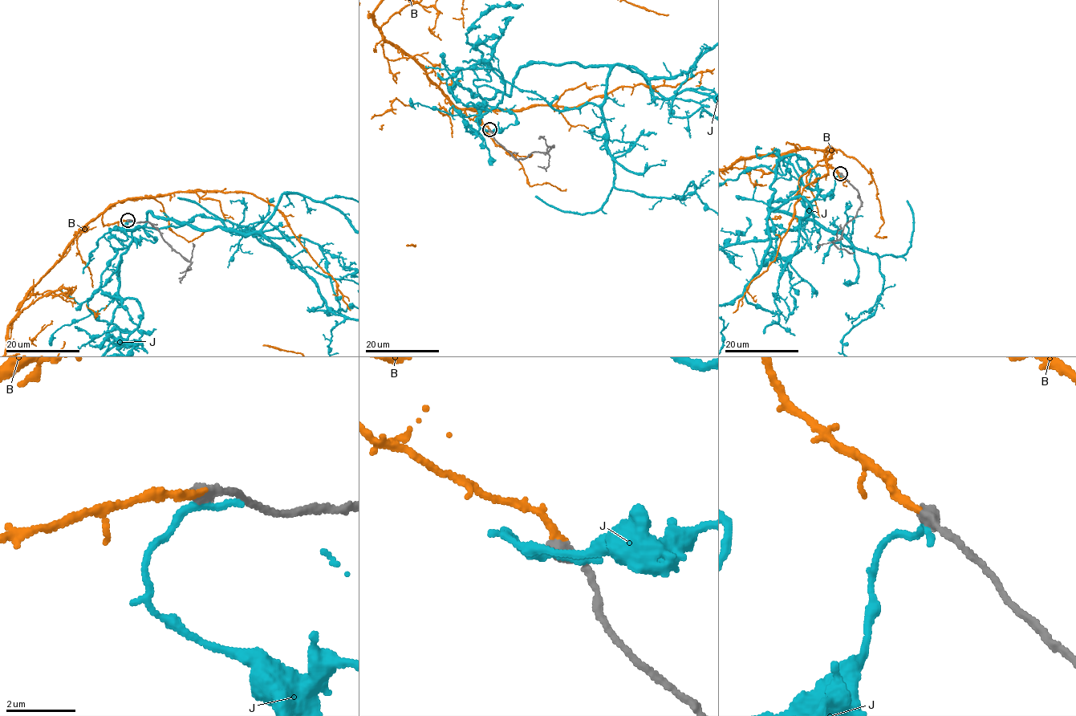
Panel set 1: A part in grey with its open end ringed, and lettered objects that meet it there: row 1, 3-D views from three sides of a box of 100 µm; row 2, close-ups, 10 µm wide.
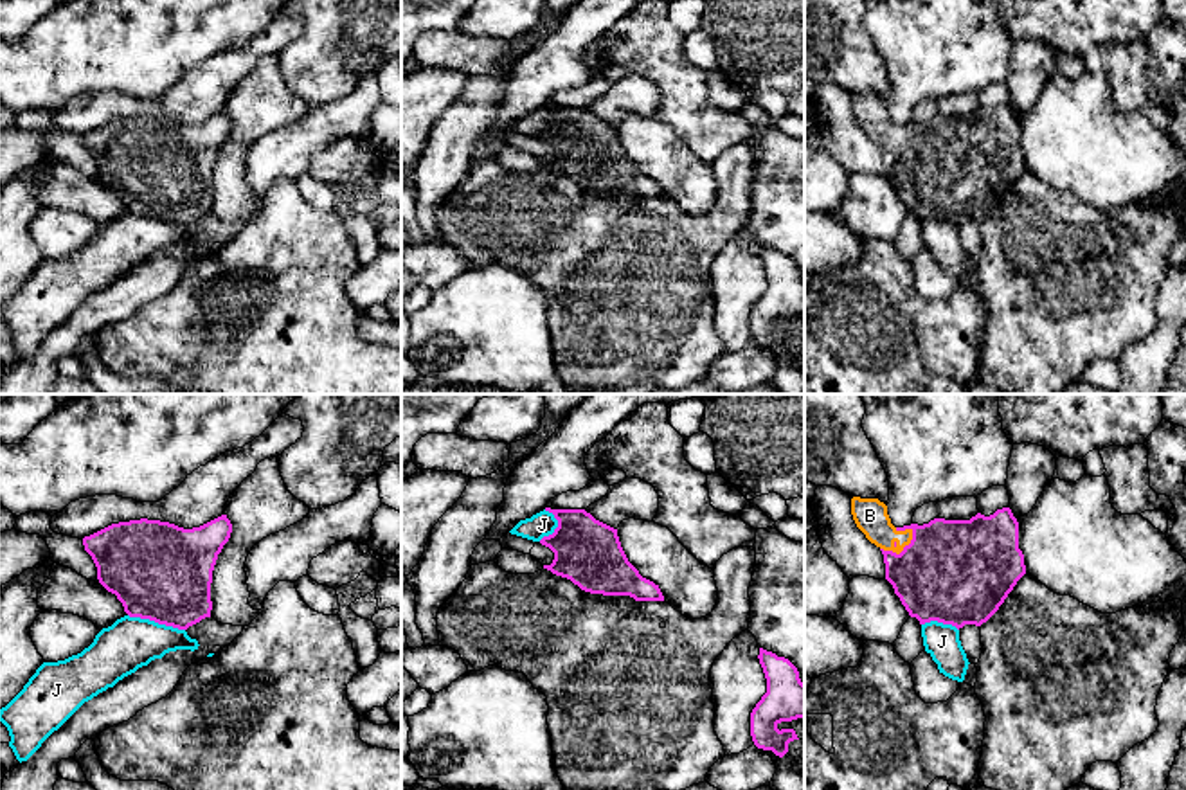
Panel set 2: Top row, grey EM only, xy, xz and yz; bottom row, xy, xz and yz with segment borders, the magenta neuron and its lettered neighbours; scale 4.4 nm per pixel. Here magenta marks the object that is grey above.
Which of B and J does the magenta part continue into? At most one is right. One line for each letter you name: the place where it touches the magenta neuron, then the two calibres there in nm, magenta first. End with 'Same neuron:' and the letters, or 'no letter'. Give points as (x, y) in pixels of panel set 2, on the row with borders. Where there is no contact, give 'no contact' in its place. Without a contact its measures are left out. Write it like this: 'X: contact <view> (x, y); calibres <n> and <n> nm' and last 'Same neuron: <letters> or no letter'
B: contact yz (902, 551); calibres 460 and 150 nm
Same neuron: B

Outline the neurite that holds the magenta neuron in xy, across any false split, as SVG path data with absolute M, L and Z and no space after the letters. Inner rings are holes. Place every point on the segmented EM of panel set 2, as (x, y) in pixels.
M227 515L193 529L140 518L112 524L85 536L83 545L97 567L99 583L117 596L130 617L187 630L211 617L212 570L230 533L232 524Z

